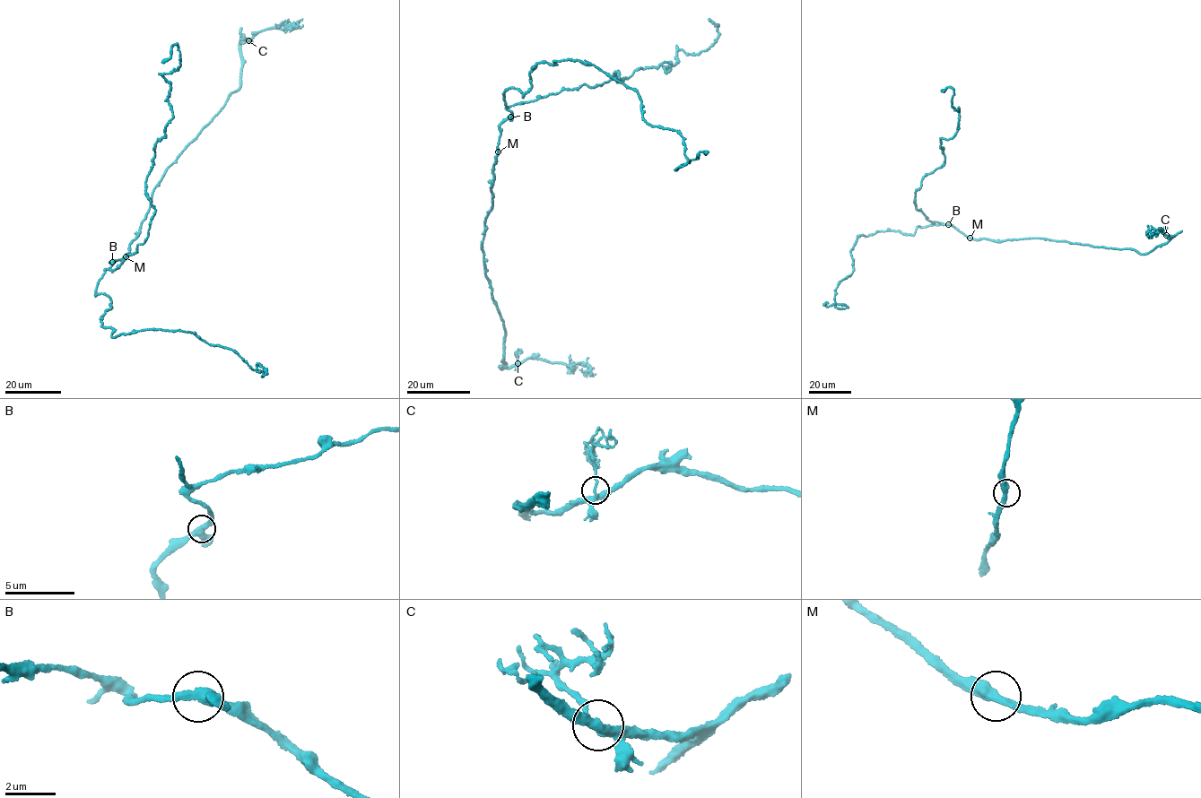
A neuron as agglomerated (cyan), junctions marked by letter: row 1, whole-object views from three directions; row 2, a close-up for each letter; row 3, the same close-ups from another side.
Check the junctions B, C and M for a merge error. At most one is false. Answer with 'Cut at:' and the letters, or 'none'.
Cut at: none

